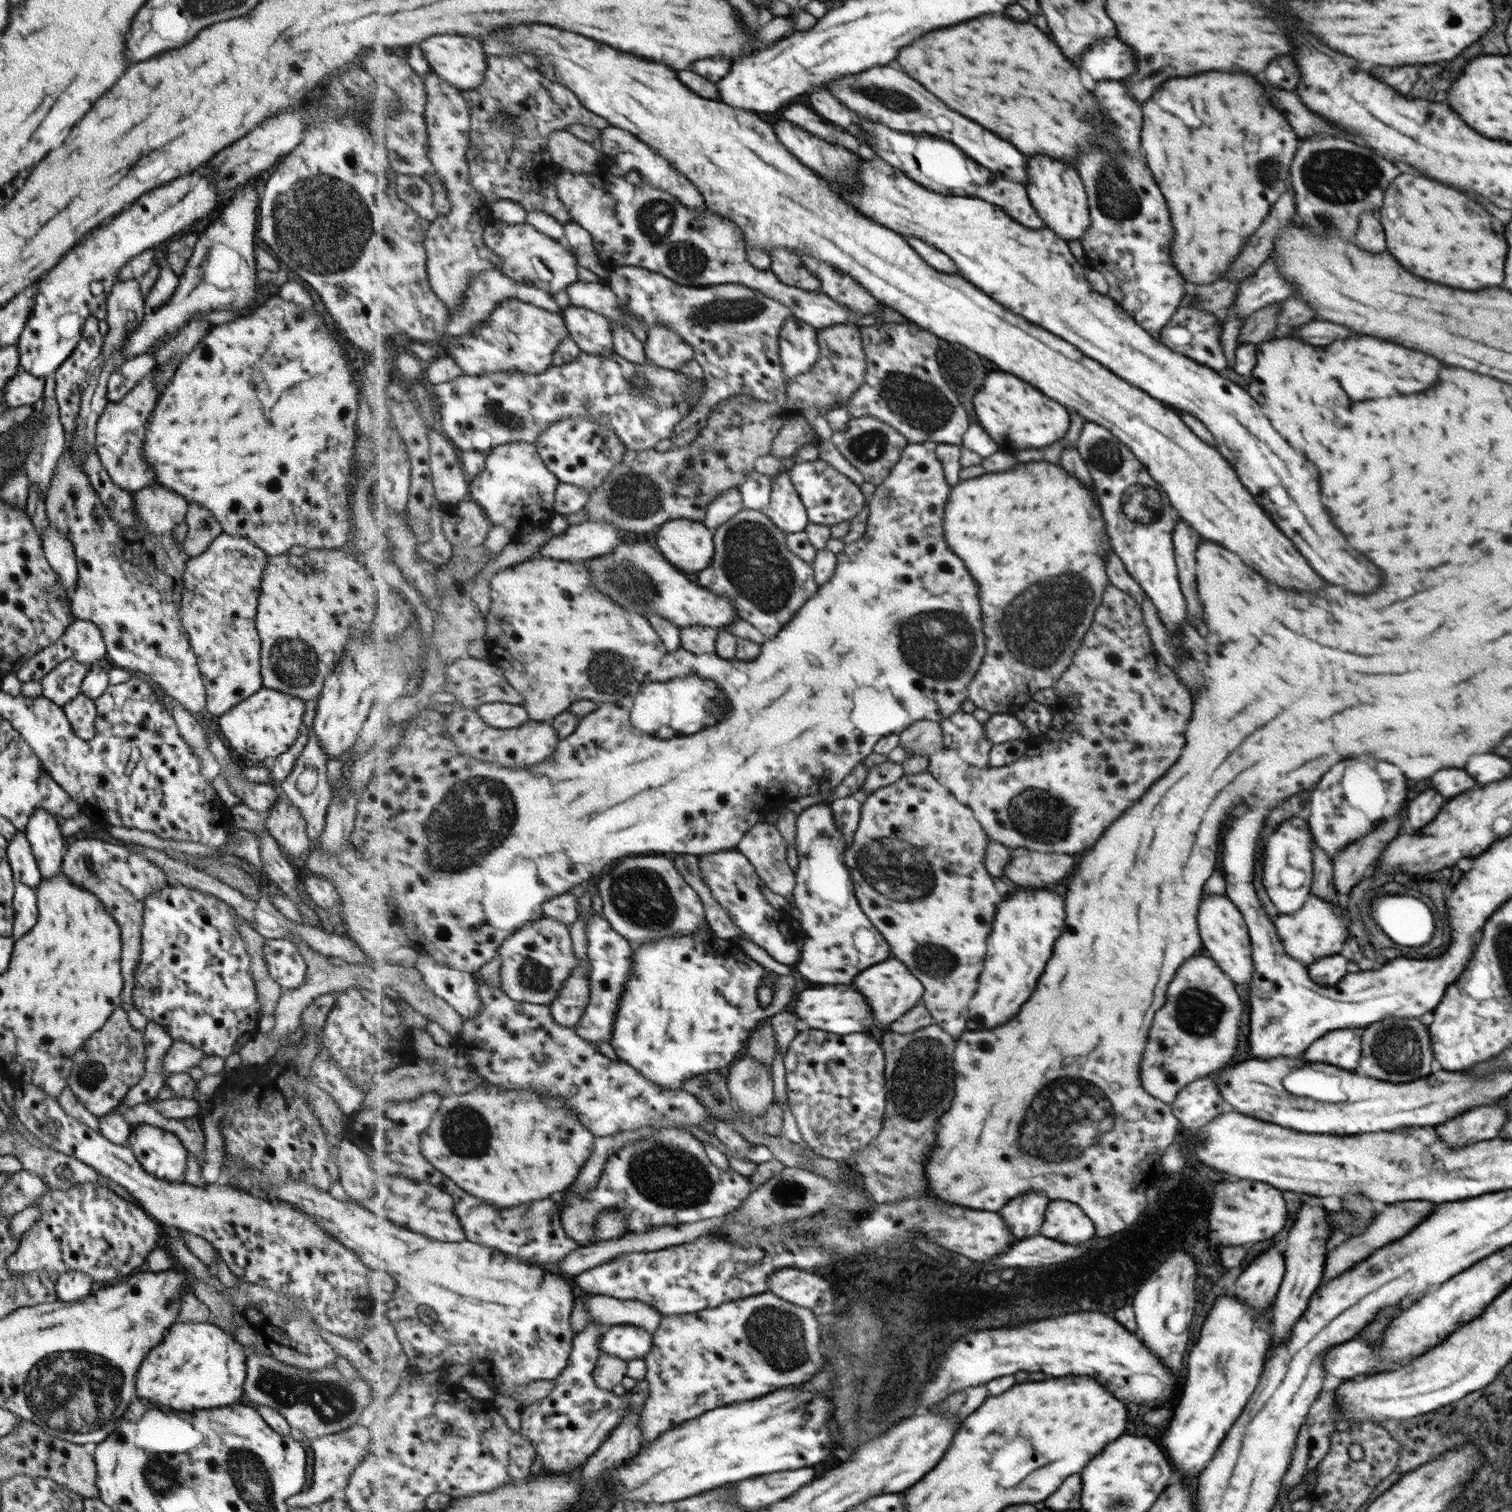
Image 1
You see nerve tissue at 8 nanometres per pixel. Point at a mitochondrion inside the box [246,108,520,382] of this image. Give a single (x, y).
(320, 223)

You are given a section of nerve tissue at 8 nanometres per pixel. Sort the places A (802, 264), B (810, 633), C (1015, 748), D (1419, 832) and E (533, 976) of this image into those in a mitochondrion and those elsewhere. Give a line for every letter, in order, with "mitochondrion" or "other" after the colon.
A: other
B: other
C: other
D: other
E: mitochondrion

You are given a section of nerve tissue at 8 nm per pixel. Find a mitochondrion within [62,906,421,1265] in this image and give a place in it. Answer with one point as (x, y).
(92, 1073)

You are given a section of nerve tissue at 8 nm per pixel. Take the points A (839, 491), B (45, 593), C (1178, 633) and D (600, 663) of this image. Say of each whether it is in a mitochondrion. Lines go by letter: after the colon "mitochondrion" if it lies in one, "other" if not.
A: other
B: mitochondrion
C: other
D: mitochondrion

